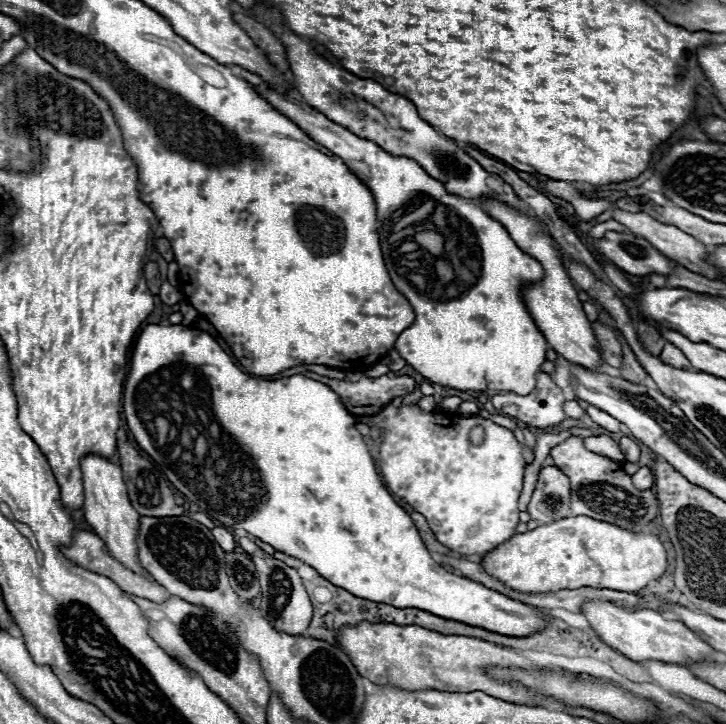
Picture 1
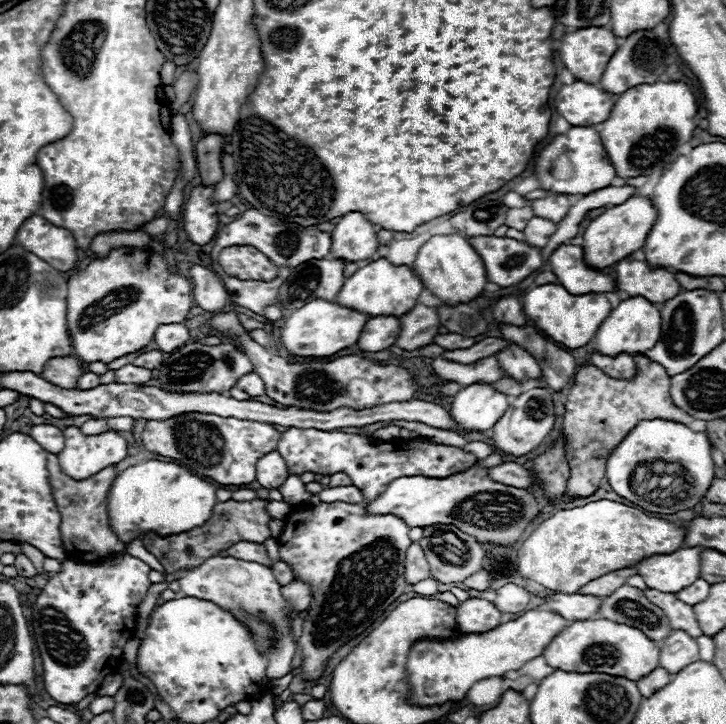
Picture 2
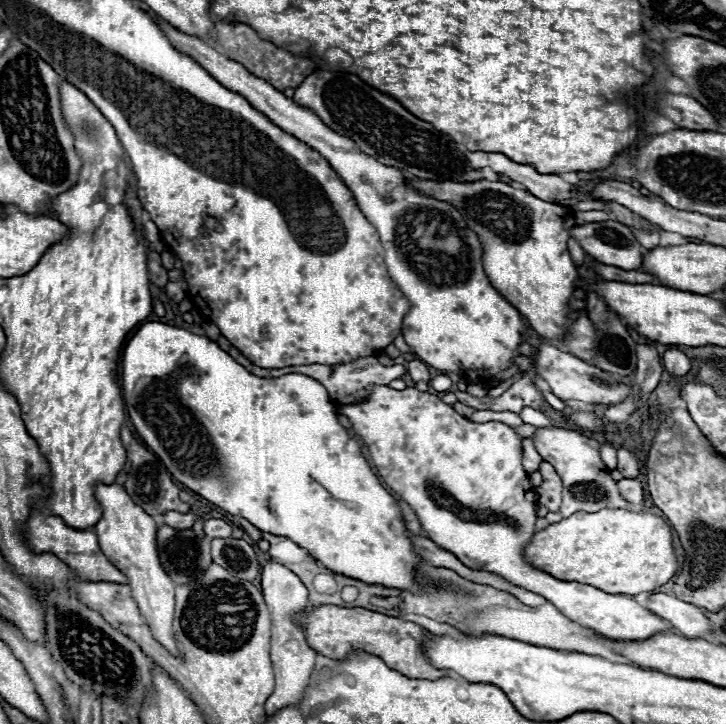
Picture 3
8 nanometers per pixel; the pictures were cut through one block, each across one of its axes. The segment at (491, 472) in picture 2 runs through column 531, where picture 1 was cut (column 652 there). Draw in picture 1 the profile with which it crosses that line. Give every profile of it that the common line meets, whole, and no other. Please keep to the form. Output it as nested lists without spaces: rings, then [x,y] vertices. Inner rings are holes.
[[[648,466],[640,468],[640,470],[632,476],[632,480],[634,480],[636,488],[640,488],[640,490],[650,490],[650,488],[654,486],[654,474],[652,474],[652,470],[650,470]]]

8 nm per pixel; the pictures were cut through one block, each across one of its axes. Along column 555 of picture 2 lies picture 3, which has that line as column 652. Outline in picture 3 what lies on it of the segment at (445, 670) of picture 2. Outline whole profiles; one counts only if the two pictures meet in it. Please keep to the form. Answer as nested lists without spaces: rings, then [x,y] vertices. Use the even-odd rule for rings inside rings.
[[[378,386],[366,402],[340,406],[340,414],[344,414],[352,422],[352,430],[368,446],[368,454],[386,486],[392,488],[404,502],[412,506],[418,520],[422,522],[426,536],[432,542],[440,544],[440,548],[452,552],[460,562],[468,564],[468,568],[496,572],[508,582],[544,596],[560,612],[564,612],[564,616],[576,620],[586,628],[596,630],[598,634],[610,640],[648,640],[648,636],[660,632],[673,632],[682,636],[682,633],[672,628],[666,620],[652,614],[650,610],[646,610],[636,600],[624,594],[608,594],[586,584],[552,578],[550,574],[536,570],[524,560],[524,546],[534,534],[536,504],[534,488],[528,480],[528,474],[522,468],[520,436],[514,432],[514,428],[500,422],[470,422],[452,406],[444,404],[442,398],[434,394],[424,394],[416,388],[392,390],[390,386]]]

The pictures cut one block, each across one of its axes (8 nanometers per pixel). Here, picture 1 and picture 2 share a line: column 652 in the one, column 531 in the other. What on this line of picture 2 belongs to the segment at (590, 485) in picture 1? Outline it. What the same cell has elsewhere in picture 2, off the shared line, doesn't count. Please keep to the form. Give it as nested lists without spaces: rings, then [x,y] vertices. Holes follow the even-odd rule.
[[[474,464],[466,472],[448,478],[404,476],[394,480],[374,502],[366,504],[366,514],[394,514],[410,528],[426,524],[454,524],[462,532],[470,532],[478,542],[508,546],[520,540],[522,532],[540,514],[540,500],[528,490],[498,484],[486,476],[486,468]]]

